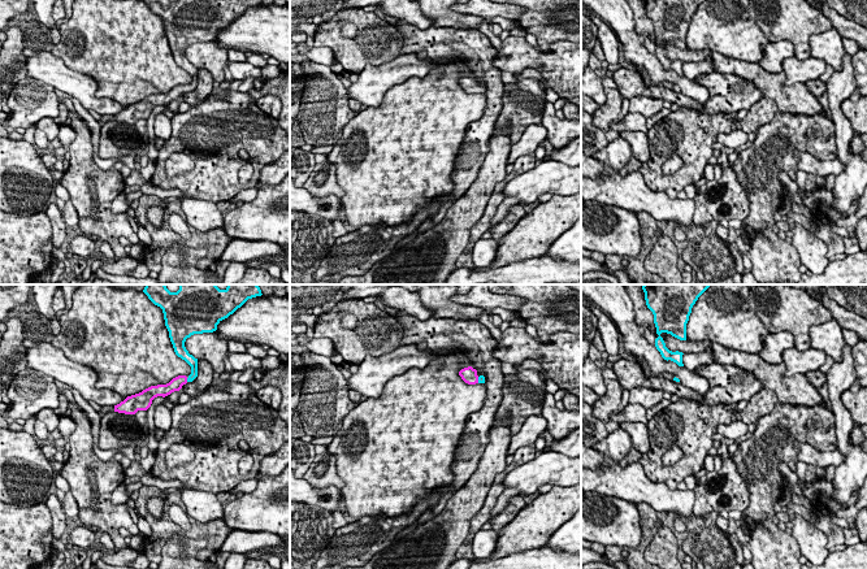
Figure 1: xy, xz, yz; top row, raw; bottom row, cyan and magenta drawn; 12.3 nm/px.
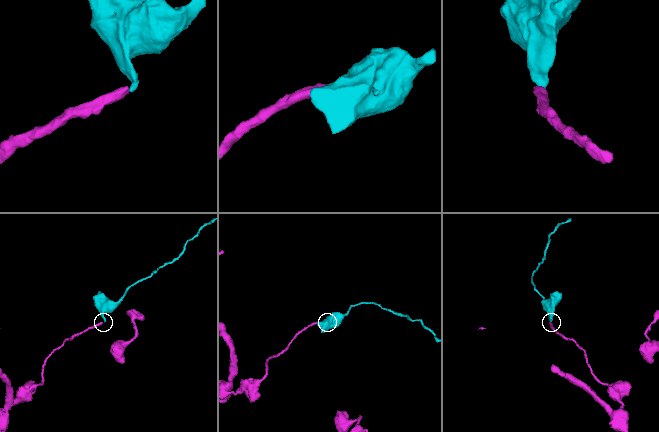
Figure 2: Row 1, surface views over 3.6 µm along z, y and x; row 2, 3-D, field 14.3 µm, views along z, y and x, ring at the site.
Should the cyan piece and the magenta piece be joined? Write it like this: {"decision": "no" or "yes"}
{"decision": "yes"}

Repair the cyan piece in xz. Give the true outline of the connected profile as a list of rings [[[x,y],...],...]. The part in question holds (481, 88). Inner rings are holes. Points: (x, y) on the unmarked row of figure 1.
[[[472,75],[464,77],[459,81],[461,88],[468,94],[485,92],[484,84],[477,84],[477,79]]]

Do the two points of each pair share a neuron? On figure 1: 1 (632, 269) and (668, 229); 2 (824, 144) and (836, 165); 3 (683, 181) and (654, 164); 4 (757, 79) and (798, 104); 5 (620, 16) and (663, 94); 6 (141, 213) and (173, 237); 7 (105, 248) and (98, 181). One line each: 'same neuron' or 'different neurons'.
1: same neuron
2: different neurons
3: same neuron
4: same neuron
5: different neurons
6: same neuron
7: different neurons

